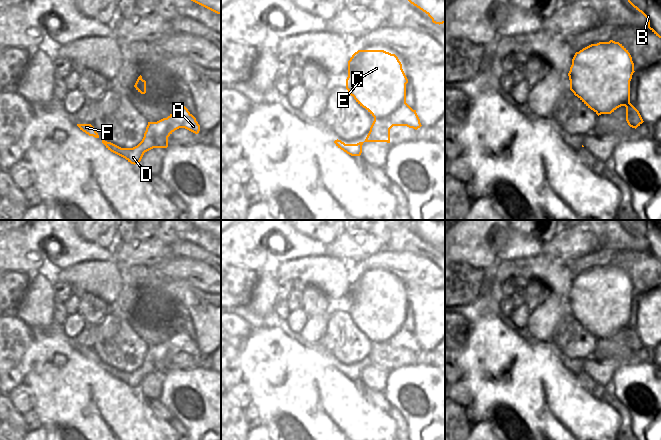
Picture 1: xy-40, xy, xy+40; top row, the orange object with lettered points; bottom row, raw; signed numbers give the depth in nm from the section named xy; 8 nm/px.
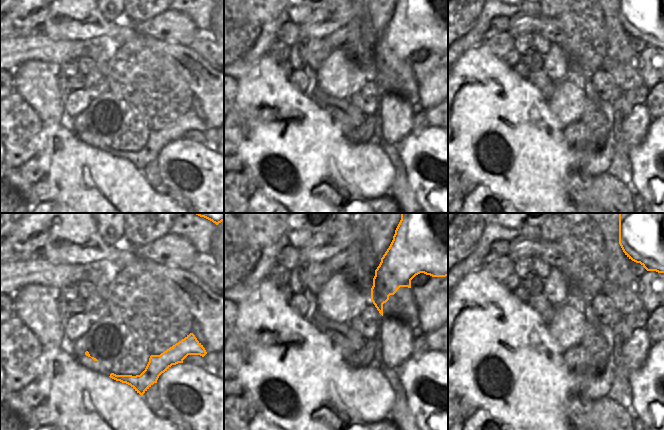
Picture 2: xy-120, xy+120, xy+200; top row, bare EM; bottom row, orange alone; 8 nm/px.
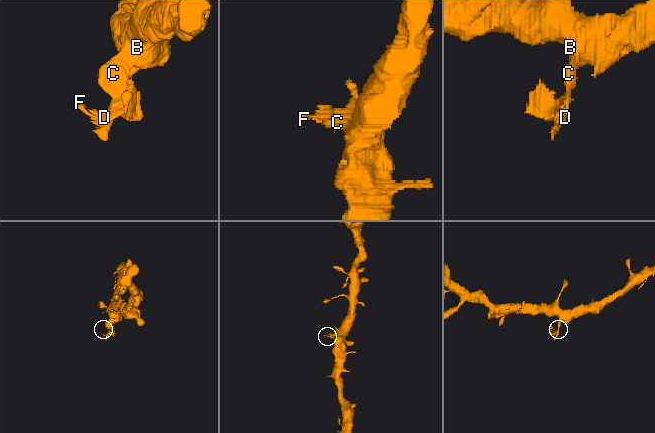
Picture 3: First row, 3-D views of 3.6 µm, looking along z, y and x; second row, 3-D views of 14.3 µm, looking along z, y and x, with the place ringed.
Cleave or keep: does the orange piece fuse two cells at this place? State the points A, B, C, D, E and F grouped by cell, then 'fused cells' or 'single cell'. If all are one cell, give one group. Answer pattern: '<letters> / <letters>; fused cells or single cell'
A B C D E F; single cell

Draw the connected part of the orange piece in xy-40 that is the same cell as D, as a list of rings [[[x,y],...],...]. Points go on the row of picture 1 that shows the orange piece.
[[[185,106],[173,112],[167,118],[157,122],[148,122],[142,141],[133,148],[121,148],[105,140],[102,140],[102,143],[108,150],[135,165],[141,161],[145,152],[153,148],[167,148],[168,137],[179,128],[185,128],[195,134],[200,131],[200,125],[196,118]]]

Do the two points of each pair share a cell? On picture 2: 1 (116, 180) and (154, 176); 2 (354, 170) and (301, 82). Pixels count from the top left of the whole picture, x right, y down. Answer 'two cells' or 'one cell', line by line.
1: two cells
2: two cells

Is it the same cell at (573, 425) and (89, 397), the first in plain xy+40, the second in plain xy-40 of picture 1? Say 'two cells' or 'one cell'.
one cell

